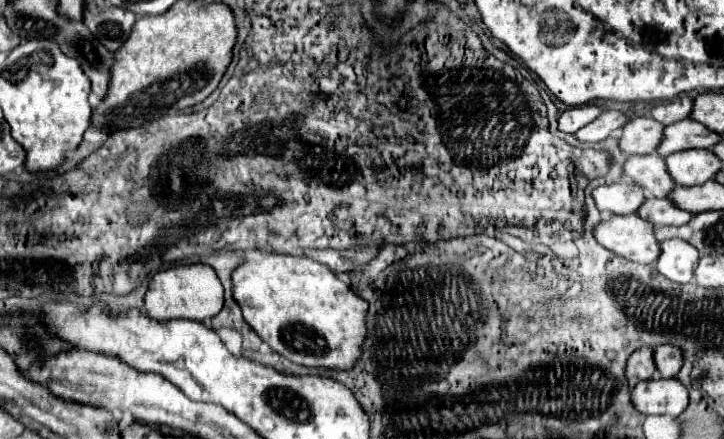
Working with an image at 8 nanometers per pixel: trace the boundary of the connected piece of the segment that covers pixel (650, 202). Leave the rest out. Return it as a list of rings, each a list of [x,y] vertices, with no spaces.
[[[652,195],[646,197],[646,201],[638,209],[638,215],[642,219],[654,223],[656,227],[660,227],[660,225],[684,225],[692,217],[692,213],[680,211],[680,207],[676,207],[676,203],[672,203],[672,199],[668,199],[668,197],[656,199]]]

